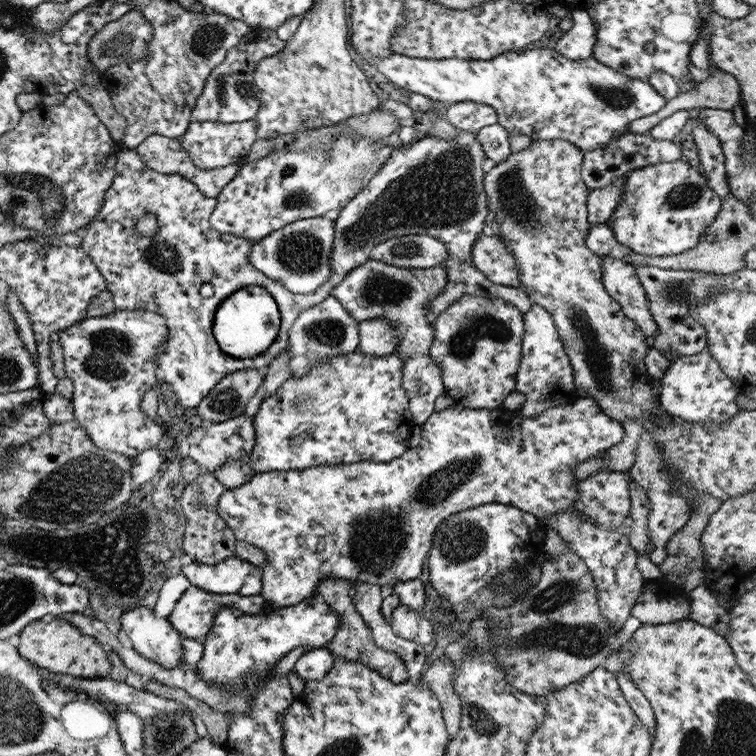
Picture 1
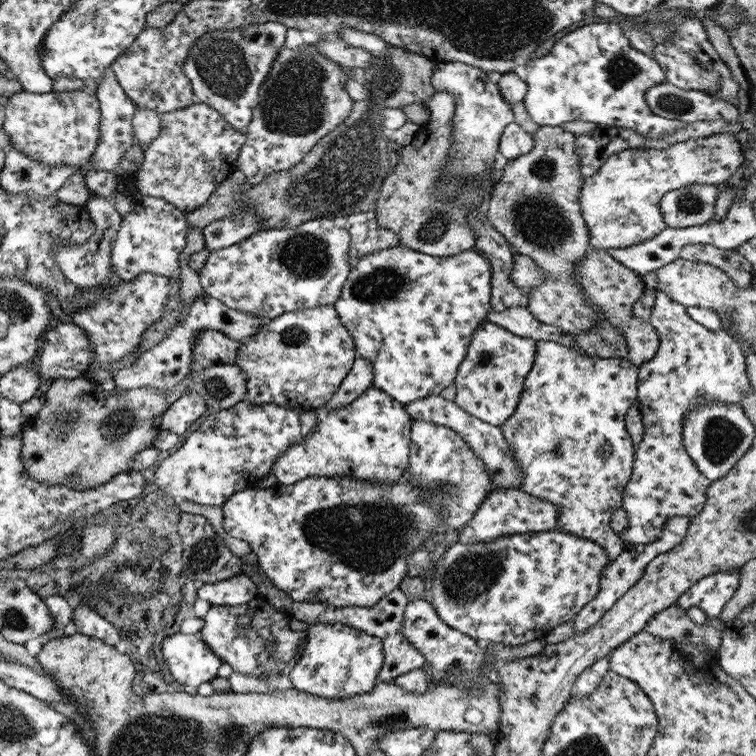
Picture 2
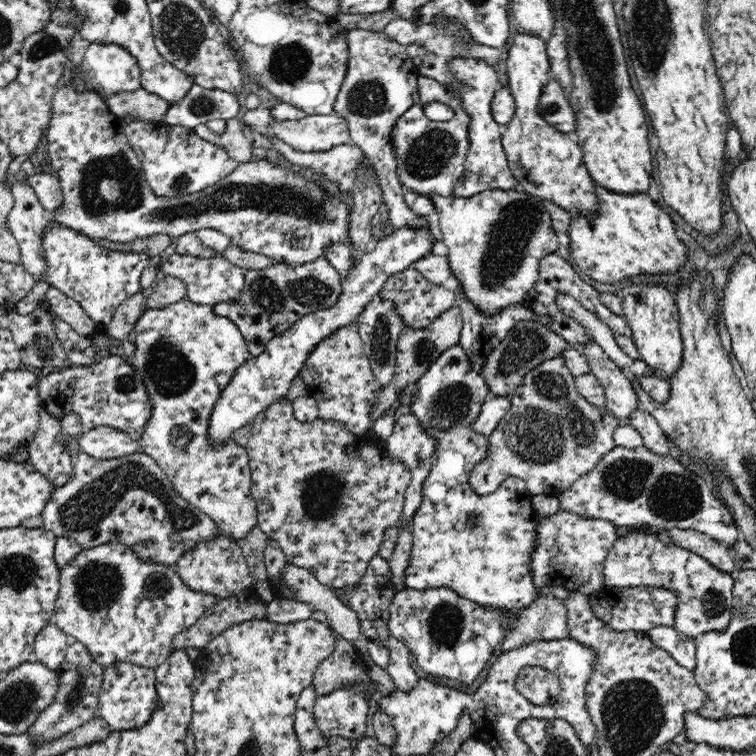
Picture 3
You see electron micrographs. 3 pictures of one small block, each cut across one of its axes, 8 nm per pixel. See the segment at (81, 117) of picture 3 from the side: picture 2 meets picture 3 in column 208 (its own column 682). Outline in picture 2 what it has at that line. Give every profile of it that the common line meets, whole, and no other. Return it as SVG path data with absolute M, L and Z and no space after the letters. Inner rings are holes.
M709 184L665 192L658 204L661 219L669 228L700 226L713 217L716 199L716 186Z

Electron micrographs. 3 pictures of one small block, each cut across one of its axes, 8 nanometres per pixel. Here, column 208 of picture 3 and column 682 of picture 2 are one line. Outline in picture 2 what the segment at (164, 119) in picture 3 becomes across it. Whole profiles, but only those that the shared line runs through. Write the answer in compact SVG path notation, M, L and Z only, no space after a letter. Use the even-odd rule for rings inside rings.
M660 82L658 85L650 86L644 92L644 101L649 110L661 119L674 120L683 124L695 121L714 121L723 119L724 121L739 121L736 103L723 100L716 94L707 94L703 90L682 89L673 84Z

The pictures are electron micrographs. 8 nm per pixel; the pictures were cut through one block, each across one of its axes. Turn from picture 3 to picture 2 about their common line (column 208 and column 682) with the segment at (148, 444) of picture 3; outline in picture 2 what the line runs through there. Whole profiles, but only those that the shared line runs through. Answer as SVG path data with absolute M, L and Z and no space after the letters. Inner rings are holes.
M655 289L654 305L647 319L655 329L659 344L655 354L646 363L638 366L636 384L636 403L641 414L643 436L634 447L634 461L630 479L622 492L621 508L626 512L627 526L622 532L623 542L647 544L653 542L660 534L664 522L672 516L695 516L703 508L706 499L707 480L697 470L695 463L687 456L682 445L682 420L686 414L705 401L738 404L752 390L746 375L744 354L739 343L723 329L707 330L698 322L687 316L685 306L669 299L663 292Z

